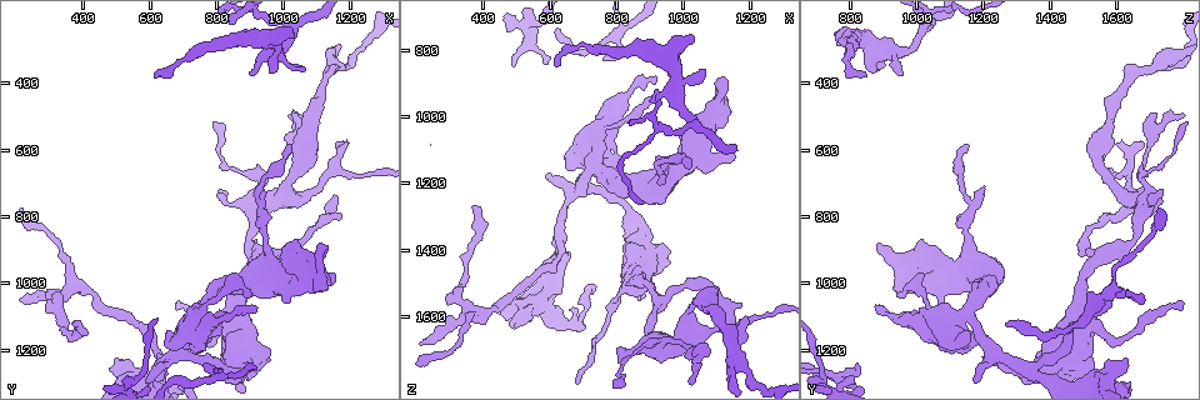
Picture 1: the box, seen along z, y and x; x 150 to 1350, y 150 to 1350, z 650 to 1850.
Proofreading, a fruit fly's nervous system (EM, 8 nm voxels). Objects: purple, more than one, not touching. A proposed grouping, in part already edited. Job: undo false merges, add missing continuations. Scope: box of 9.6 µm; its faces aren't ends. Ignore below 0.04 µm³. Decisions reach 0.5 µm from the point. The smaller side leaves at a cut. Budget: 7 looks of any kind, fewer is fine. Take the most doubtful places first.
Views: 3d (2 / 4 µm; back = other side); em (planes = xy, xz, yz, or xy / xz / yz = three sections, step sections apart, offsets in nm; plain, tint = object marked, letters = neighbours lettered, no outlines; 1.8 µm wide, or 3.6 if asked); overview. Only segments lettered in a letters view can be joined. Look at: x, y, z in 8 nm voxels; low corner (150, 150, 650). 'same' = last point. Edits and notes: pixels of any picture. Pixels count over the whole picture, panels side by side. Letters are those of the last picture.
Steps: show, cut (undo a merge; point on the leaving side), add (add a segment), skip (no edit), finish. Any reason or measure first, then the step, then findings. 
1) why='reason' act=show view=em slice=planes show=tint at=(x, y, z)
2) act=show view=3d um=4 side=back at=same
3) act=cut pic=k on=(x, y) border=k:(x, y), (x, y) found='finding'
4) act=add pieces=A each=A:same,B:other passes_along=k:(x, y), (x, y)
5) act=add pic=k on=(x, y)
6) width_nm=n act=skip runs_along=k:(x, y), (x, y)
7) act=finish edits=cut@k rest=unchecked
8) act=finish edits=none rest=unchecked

why='abrupt turn' act=show view=3d um=4 at=(720, 1120, 1100)

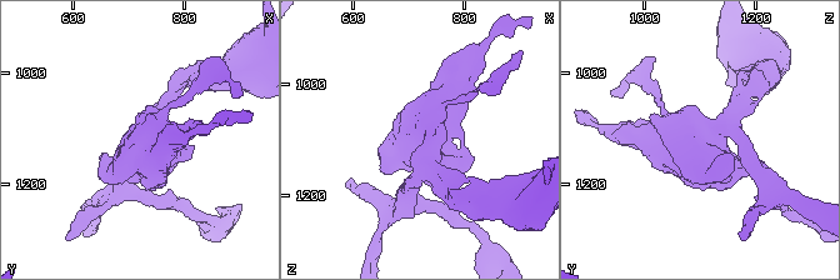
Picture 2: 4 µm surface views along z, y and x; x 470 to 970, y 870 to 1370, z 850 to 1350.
act=show view=em um=3.6 slice=planes show=tint at=(725, 1120, 1110)

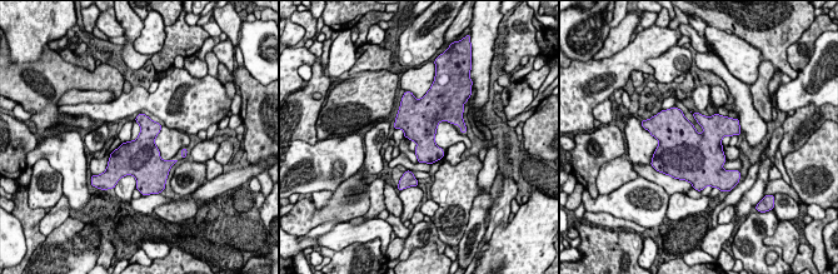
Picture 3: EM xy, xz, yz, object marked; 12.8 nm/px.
why='see the neighbours' act=show view=em um=3.6 slice=planes show=letters at=same

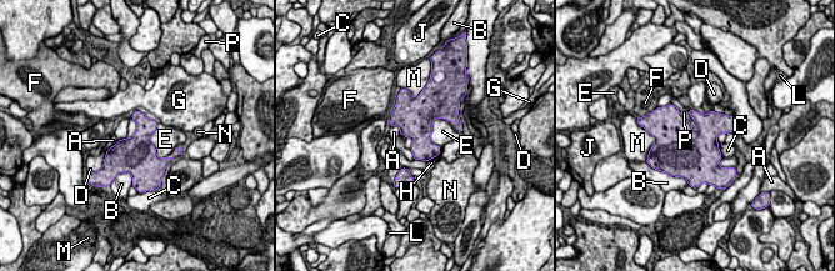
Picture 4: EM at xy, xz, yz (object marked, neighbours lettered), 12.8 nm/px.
width_nm=360 act=skip each=A:other,B:other,C:other,D:other,E:other,F:other,G:other,H:other,J:other,L:other,M:other,N:other,P:other border=4:(671, 103), (698, 131) found='one neuron here'

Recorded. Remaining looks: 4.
why='thin end' act=show view=em slice=planes show=letters at=(380, 1110, 1270)

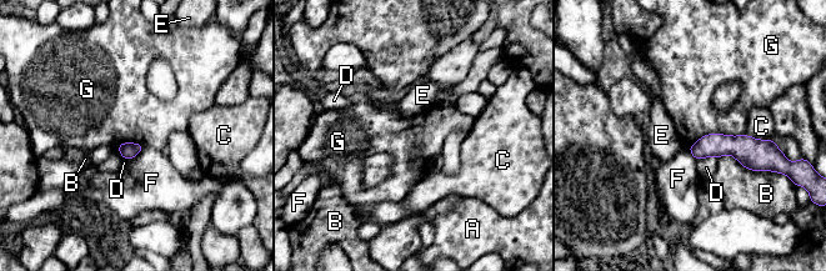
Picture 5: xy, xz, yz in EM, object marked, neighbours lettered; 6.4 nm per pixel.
act=skip each=A:other,B:other,C:other,D:other,E:other,F:other,G:other found='no lettered segment goes on from it'

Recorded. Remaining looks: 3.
why='stops while still wide' act=show view=em slice=planes show=plain at=(1150, 970, 1120)

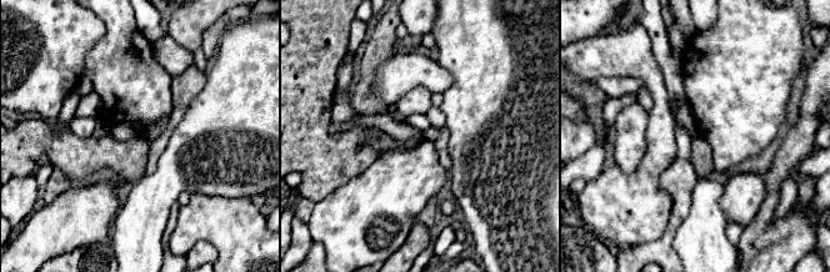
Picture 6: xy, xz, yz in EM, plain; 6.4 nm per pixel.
act=show view=em slice=planes show=tint at=same

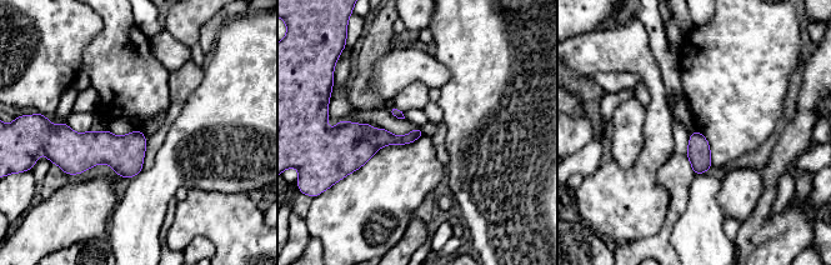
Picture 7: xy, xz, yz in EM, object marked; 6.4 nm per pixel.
act=show view=em slice=planes show=letters at=same

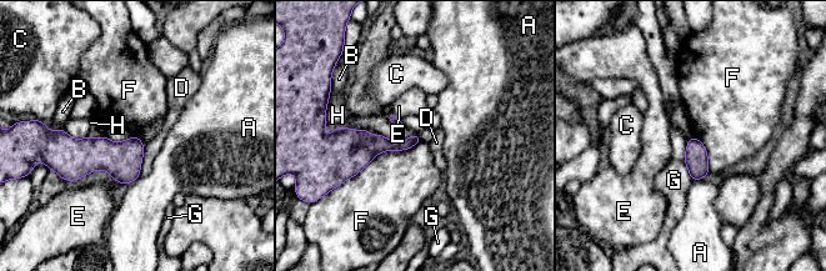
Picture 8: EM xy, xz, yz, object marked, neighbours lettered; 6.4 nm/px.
act=skip each=A:other,B:other,C:other,D:other,E:other,F:other,G:other,H:other border=8:(420, 140), (380, 151), (340, 185) found='none of them fits'

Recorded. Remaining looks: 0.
act=finish edits=none rest=unchecked

